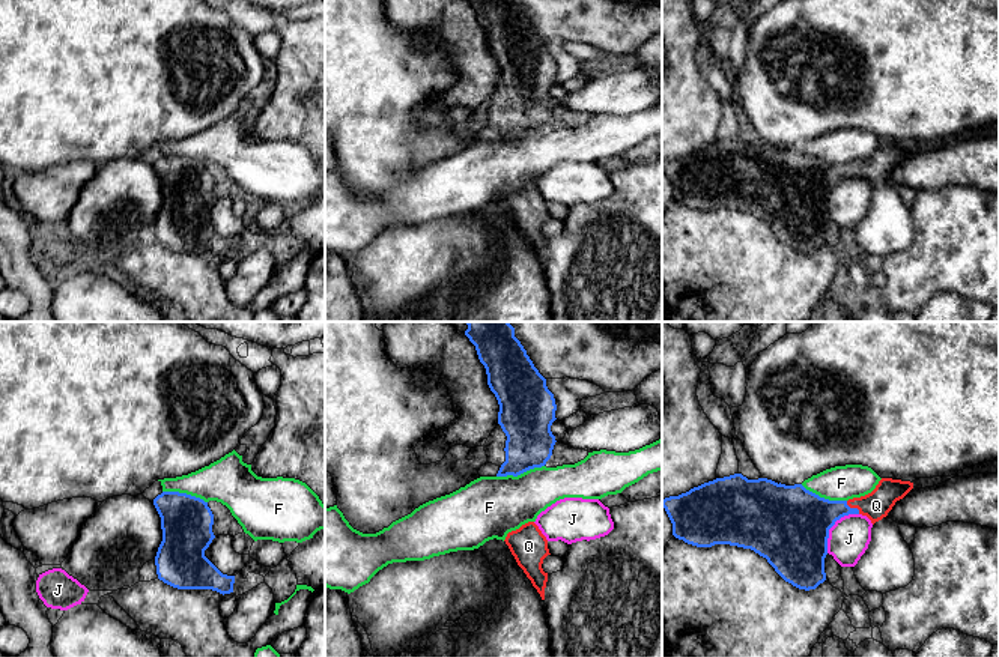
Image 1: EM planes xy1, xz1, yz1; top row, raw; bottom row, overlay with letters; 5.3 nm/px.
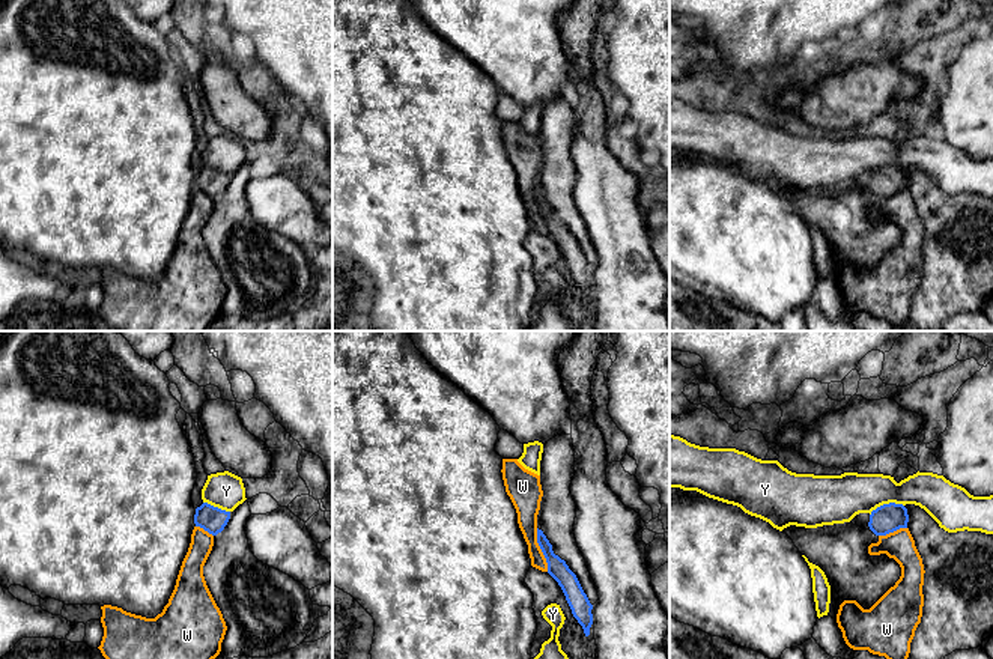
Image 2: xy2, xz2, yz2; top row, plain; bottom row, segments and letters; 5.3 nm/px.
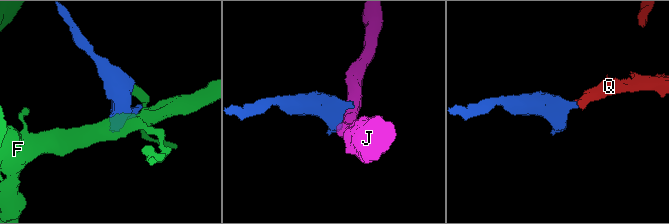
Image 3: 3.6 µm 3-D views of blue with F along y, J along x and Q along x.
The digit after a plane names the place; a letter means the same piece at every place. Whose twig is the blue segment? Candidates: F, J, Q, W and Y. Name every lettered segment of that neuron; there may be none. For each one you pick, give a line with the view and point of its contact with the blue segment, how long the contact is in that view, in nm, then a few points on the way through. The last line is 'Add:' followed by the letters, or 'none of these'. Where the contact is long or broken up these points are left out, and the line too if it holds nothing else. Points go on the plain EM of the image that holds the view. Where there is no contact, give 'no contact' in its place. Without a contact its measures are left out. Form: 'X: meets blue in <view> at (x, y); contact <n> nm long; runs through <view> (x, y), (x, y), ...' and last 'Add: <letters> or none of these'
Q: meets blue in yz1 at (853, 172); contact 100 nm long; runs through yz1 (808, 181), (837, 172), (853, 172), (876, 169)
Add: Q

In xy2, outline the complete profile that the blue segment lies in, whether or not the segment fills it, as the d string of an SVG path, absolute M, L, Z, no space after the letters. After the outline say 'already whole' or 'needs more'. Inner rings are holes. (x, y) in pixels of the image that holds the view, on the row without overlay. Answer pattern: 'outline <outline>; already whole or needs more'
outline M203 166L196 172L194 187L196 190L203 191L212 199L217 199L224 193L230 182L230 175L214 170L208 166Z; already whole

